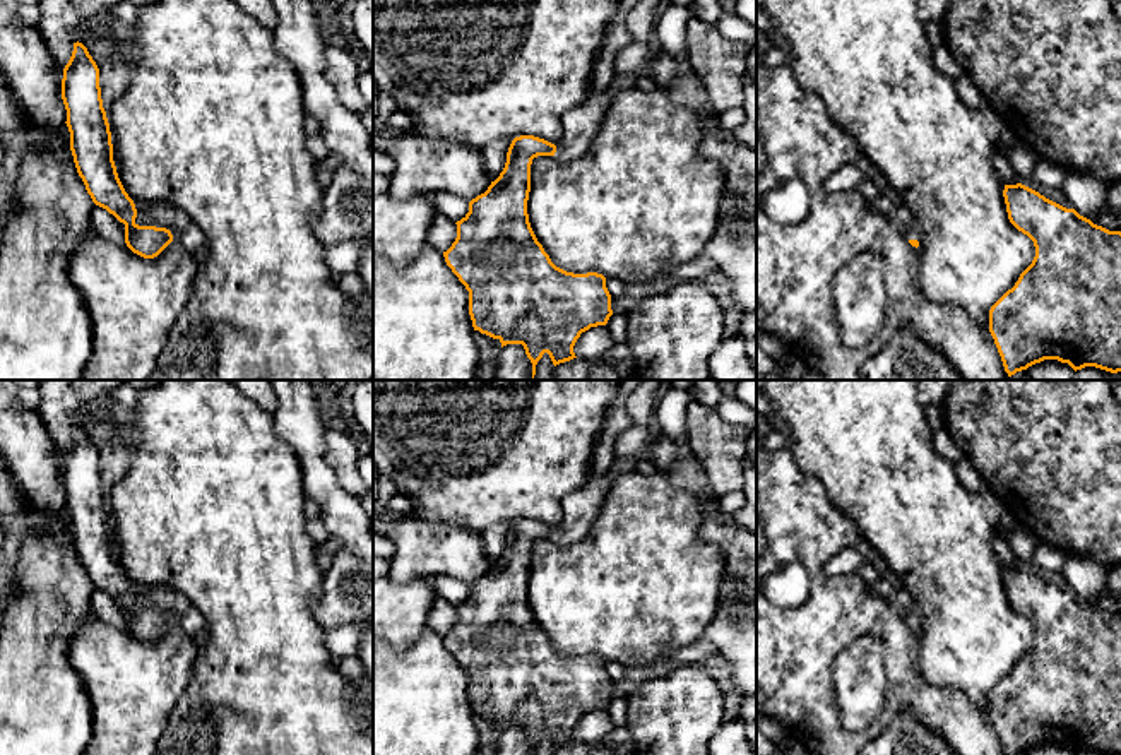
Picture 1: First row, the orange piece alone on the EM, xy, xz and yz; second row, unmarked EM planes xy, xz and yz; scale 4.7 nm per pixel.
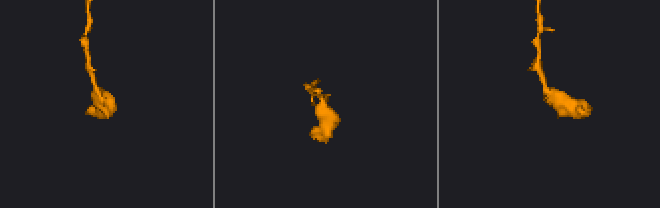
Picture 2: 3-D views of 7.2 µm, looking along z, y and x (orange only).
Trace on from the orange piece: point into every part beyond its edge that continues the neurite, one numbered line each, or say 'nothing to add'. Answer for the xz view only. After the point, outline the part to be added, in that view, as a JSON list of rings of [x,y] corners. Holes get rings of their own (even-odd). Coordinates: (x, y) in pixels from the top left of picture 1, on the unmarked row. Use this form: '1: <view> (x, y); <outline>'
1: xz (581, 507); [[[608,474],[597,479],[587,479],[580,488],[563,496],[563,517],[555,536],[558,543],[572,544],[585,538],[601,512],[613,481]]]

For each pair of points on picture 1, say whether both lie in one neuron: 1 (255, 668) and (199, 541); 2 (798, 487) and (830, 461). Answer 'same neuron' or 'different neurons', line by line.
1: same neuron
2: different neurons

